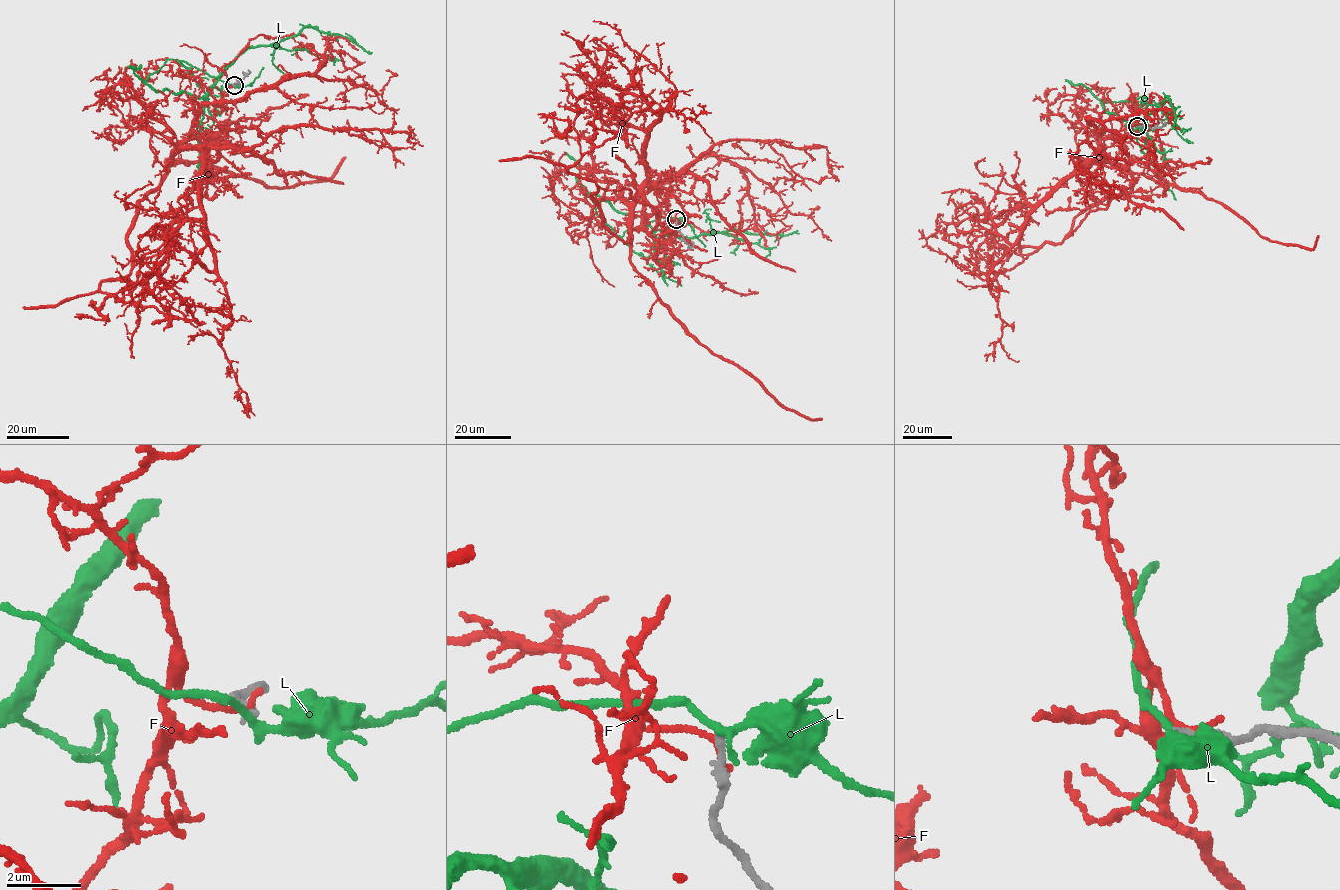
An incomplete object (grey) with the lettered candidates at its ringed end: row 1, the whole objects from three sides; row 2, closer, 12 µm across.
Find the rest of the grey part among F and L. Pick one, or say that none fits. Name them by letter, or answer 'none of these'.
none of these

